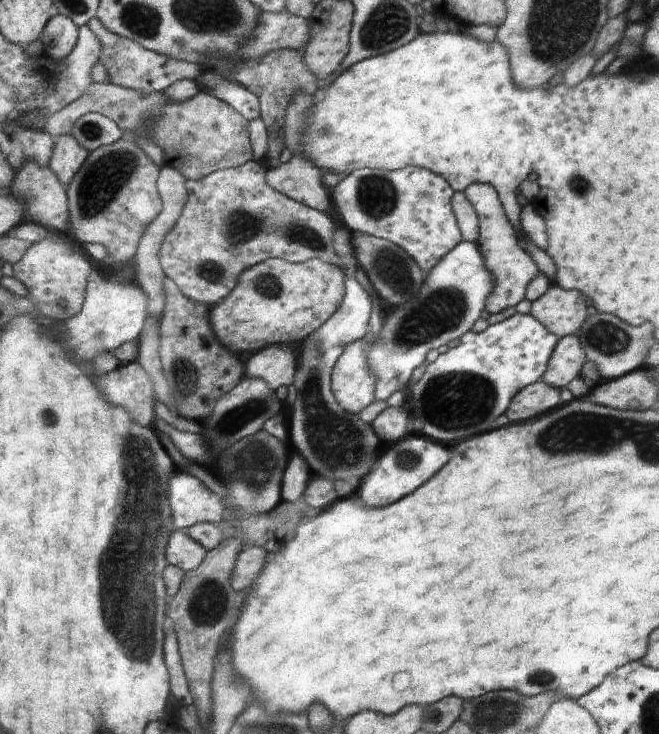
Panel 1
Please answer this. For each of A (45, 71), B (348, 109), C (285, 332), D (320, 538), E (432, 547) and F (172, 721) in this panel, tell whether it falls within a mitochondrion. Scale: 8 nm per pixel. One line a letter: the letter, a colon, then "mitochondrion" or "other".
A: other
B: other
C: other
D: other
E: other
F: other

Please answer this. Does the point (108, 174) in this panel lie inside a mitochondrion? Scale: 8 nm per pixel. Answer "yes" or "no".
yes

